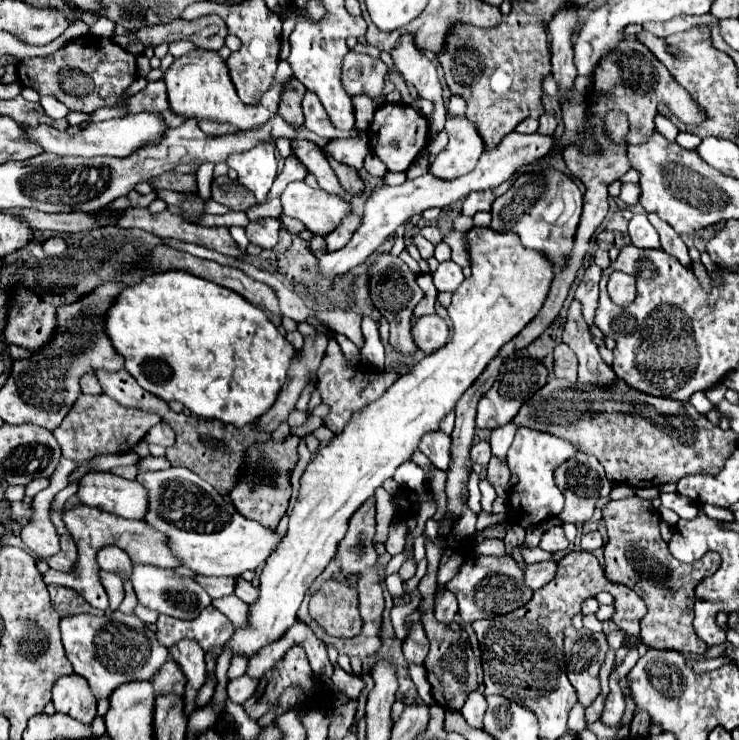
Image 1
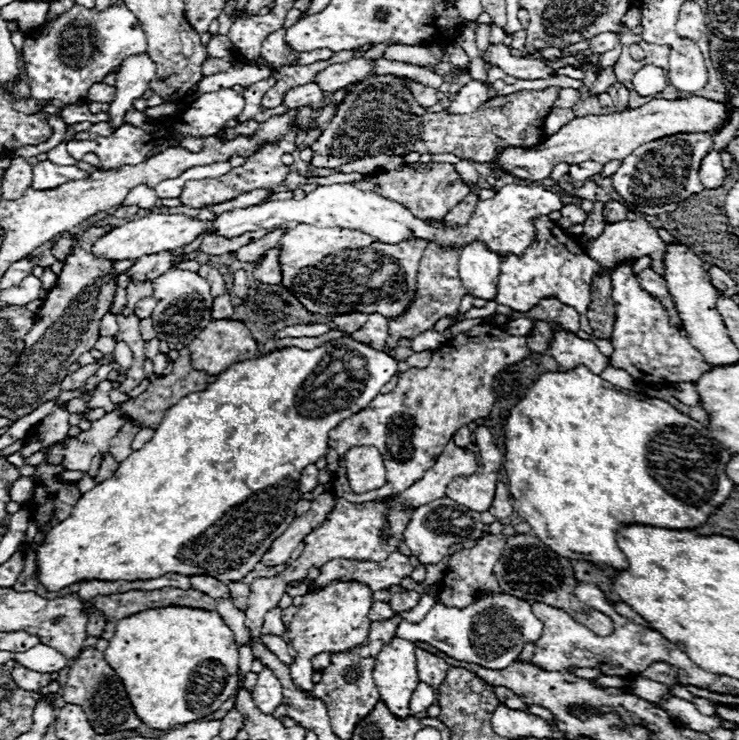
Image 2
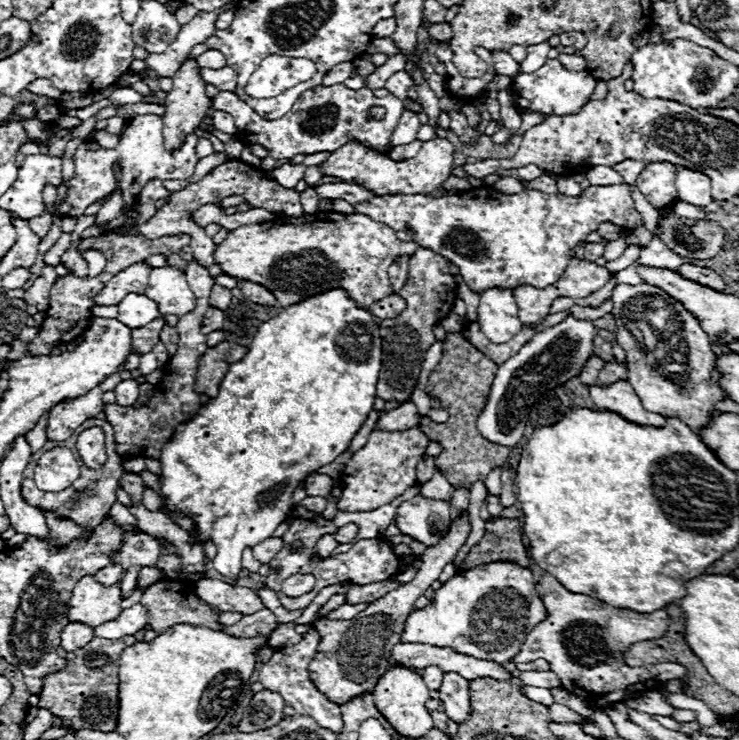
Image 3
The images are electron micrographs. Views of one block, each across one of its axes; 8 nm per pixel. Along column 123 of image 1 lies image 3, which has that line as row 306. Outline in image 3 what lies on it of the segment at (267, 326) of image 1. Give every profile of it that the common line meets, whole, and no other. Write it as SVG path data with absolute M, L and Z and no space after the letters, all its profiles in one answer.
M334 288L334 290L328 290L324 294L310 296L302 302L298 302L298 304L292 304L292 306L284 308L278 316L274 316L268 322L262 322L258 326L258 332L256 332L256 336L250 344L248 354L240 362L234 362L228 368L224 380L220 382L218 396L210 398L208 404L200 406L198 412L194 414L194 418L190 418L190 422L178 424L178 428L174 430L174 436L162 448L162 452L160 452L160 466L162 466L160 488L162 488L162 494L166 496L166 508L170 510L170 514L184 514L184 516L194 520L196 530L190 532L190 544L204 546L206 542L212 542L216 546L218 554L212 560L212 564L222 576L238 578L238 572L242 570L242 564L240 564L242 552L246 548L254 548L262 540L270 538L272 532L282 522L286 522L286 518L290 514L290 508L294 508L292 492L298 488L298 484L310 472L316 472L320 466L326 466L336 456L340 456L348 448L350 440L356 436L356 432L360 430L360 426L364 424L368 414L372 412L372 404L374 404L374 398L376 398L378 374L380 374L380 368L382 368L382 338L380 338L378 330L380 330L380 326L378 326L376 318L366 308L358 308L342 288Z

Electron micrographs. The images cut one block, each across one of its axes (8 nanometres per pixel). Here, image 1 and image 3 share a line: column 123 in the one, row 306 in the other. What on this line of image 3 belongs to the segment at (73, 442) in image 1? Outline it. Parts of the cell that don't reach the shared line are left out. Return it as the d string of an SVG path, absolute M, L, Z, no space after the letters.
M418 248L418 252L410 258L408 264L408 280L400 290L406 300L406 310L390 320L382 320L380 336L382 336L382 372L376 386L376 396L382 400L398 400L406 402L420 374L420 364L424 352L434 344L434 326L452 312L454 300L458 298L454 274L450 272L450 264L444 256Z

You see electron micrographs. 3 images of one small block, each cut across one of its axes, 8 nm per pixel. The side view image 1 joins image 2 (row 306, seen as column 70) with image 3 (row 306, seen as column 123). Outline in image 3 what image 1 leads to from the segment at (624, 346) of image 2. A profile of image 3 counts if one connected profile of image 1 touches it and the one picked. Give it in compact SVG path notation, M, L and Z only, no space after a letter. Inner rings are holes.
M640 282L636 286L618 284L612 294L612 316L616 318L616 340L626 352L626 370L628 382L638 392L644 408L650 412L658 412L662 416L674 416L686 422L694 432L710 422L710 412L714 412L714 404L720 402L722 388L712 382L712 368L716 362L716 354L710 350L710 338L702 330L698 318L684 308L682 302L668 296L664 290ZM632 322L648 322L654 330L656 340L662 348L650 350L650 364L646 364L644 342L638 342L636 336L628 330Z

